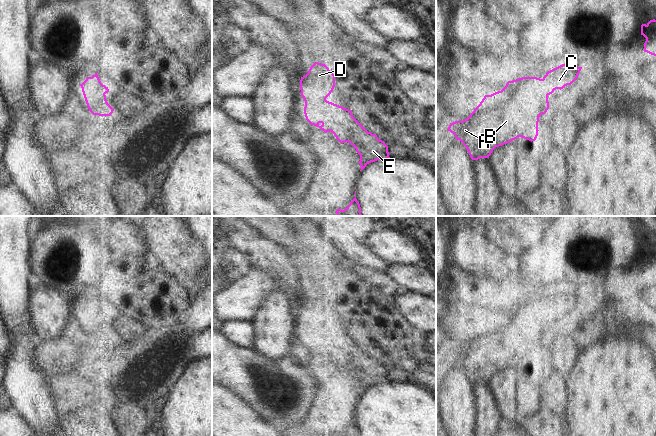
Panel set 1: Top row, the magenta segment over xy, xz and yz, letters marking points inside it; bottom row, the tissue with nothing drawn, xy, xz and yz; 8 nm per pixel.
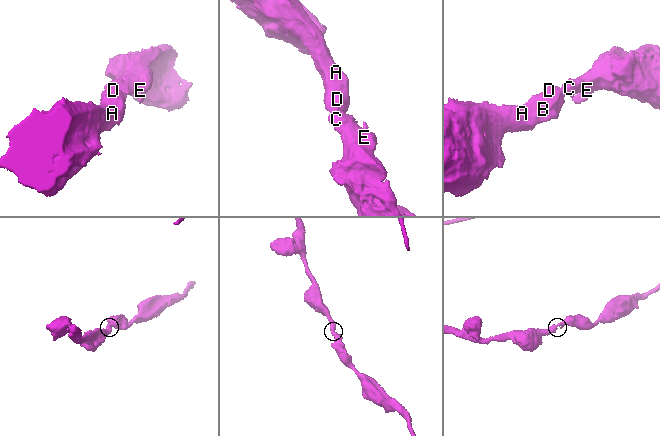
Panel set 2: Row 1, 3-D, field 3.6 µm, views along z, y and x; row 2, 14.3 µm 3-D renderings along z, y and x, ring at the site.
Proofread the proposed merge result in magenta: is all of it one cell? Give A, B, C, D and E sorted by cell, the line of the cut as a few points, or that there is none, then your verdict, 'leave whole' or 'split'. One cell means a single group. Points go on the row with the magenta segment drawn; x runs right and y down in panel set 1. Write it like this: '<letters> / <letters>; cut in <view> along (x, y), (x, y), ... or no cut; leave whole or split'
A B C D E; no cut; leave whole

